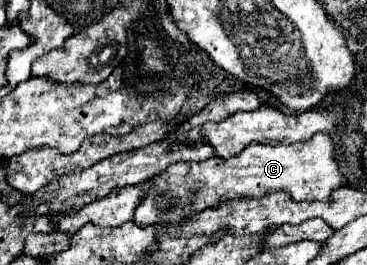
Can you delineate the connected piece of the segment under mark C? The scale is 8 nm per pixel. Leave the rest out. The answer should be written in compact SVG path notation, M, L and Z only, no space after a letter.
M316 133L308 141L290 145L250 143L236 157L210 157L202 163L174 163L164 173L152 177L148 191L134 213L134 223L140 227L180 223L226 201L240 197L258 199L270 191L288 191L292 199L300 201L326 201L332 189L340 185L346 185L346 179L336 165L334 145L326 133Z

